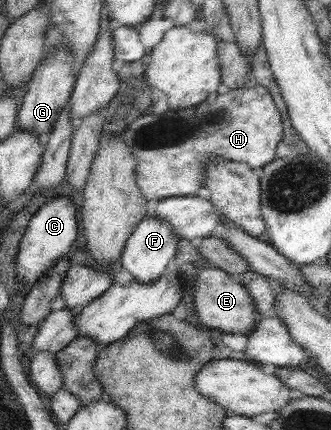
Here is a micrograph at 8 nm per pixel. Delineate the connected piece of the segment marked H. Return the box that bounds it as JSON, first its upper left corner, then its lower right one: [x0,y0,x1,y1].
[120,85,283,217]

